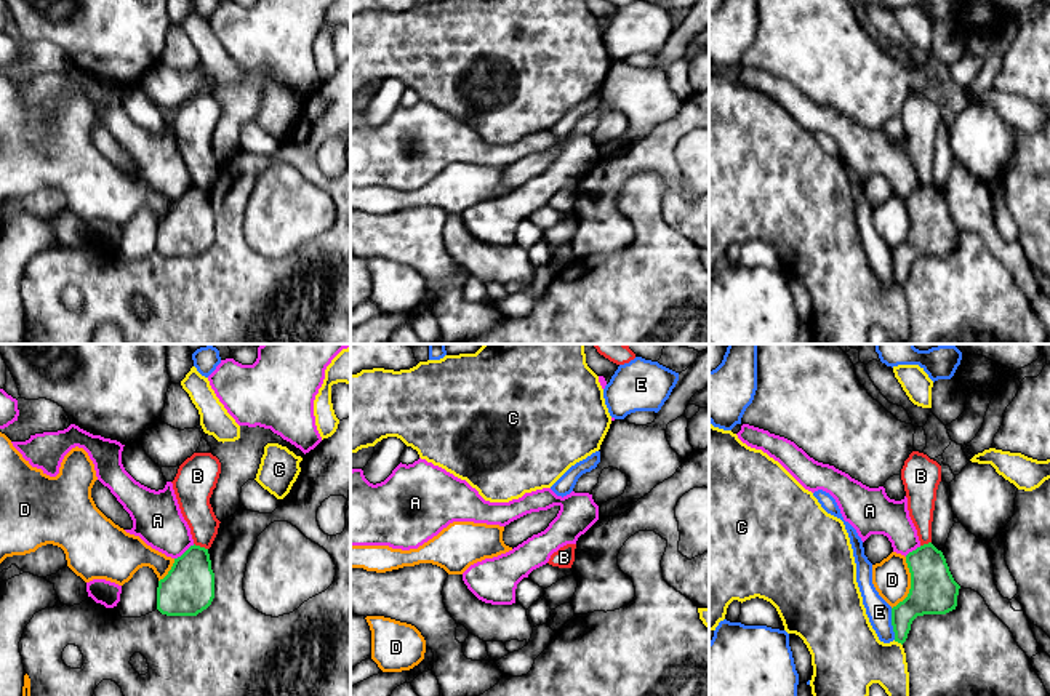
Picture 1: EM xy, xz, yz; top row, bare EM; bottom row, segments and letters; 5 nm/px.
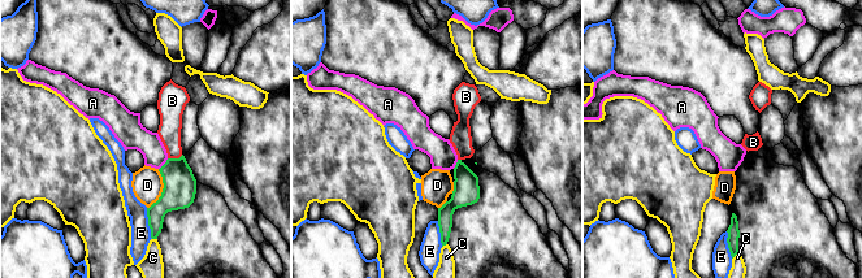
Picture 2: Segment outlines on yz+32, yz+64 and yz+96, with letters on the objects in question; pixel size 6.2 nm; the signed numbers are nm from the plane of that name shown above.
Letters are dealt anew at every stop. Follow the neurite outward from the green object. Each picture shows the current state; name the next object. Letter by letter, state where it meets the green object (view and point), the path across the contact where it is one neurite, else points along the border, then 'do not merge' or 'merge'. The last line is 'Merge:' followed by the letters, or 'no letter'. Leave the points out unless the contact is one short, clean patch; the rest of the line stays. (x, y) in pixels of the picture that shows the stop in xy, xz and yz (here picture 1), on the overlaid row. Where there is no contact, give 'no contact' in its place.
A: meets green in xy at (186, 551); do not merge
B: meets green in xy at (199, 546); border along xy (194, 543), (207, 549); do not merge
C: meets green in yz at (898, 642); do not merge
D: meets green in yz at (911, 584); border along yz (906, 557), (909, 592), (892, 608); do not merge
E: meets green in yz at (892, 624); do not merge
Merge: no letter

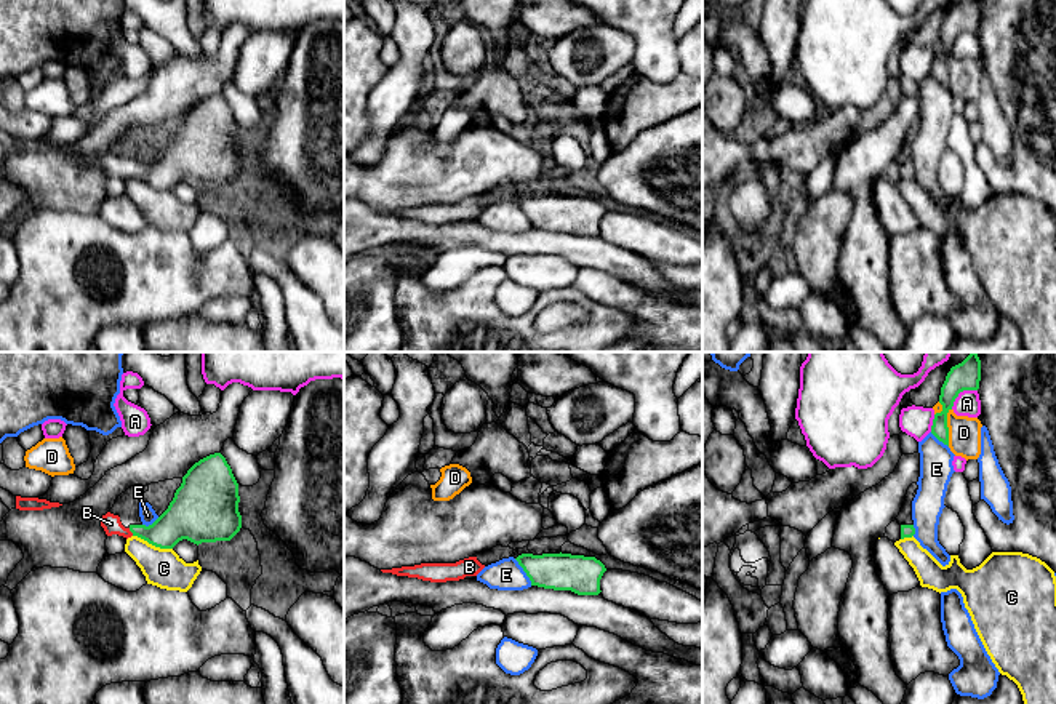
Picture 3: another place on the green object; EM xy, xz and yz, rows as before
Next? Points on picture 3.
A: meets green in yz at (960, 391); do not merge
B: meets green in xy at (130, 530); runs through xy (178, 522), (165, 532), (130, 530), (120, 530), (111, 524); merge
C: meets green in xy at (152, 544); do not merge
D: meets green in yz at (948, 428); border along yz (951, 408), (948, 413), (949, 445); do not merge
E: meets green in xz at (524, 570); do not merge
Merge: B

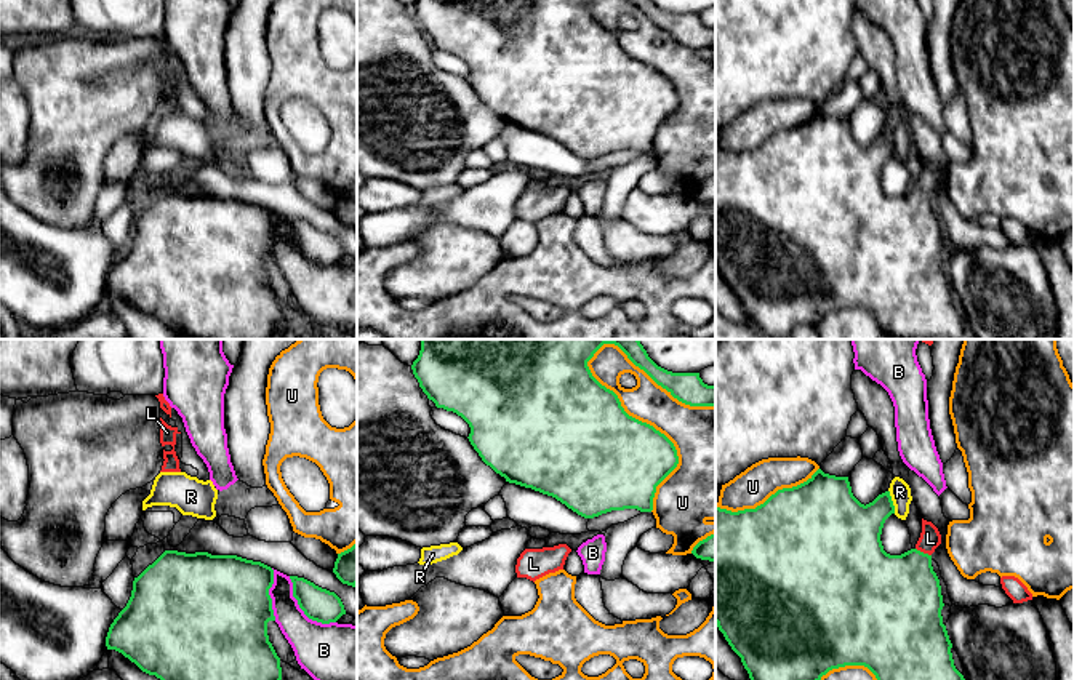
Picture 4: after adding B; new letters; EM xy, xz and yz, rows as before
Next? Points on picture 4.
B: meets green in xy at (301, 608); do not merge
L: meets green in yz at (922, 552); runs through yz (898, 596), (908, 586), (922, 552), (930, 538); merge
R: meets green in yz at (892, 501); do not merge
U: meets green in xz at (645, 423); do not merge
Merge: L

